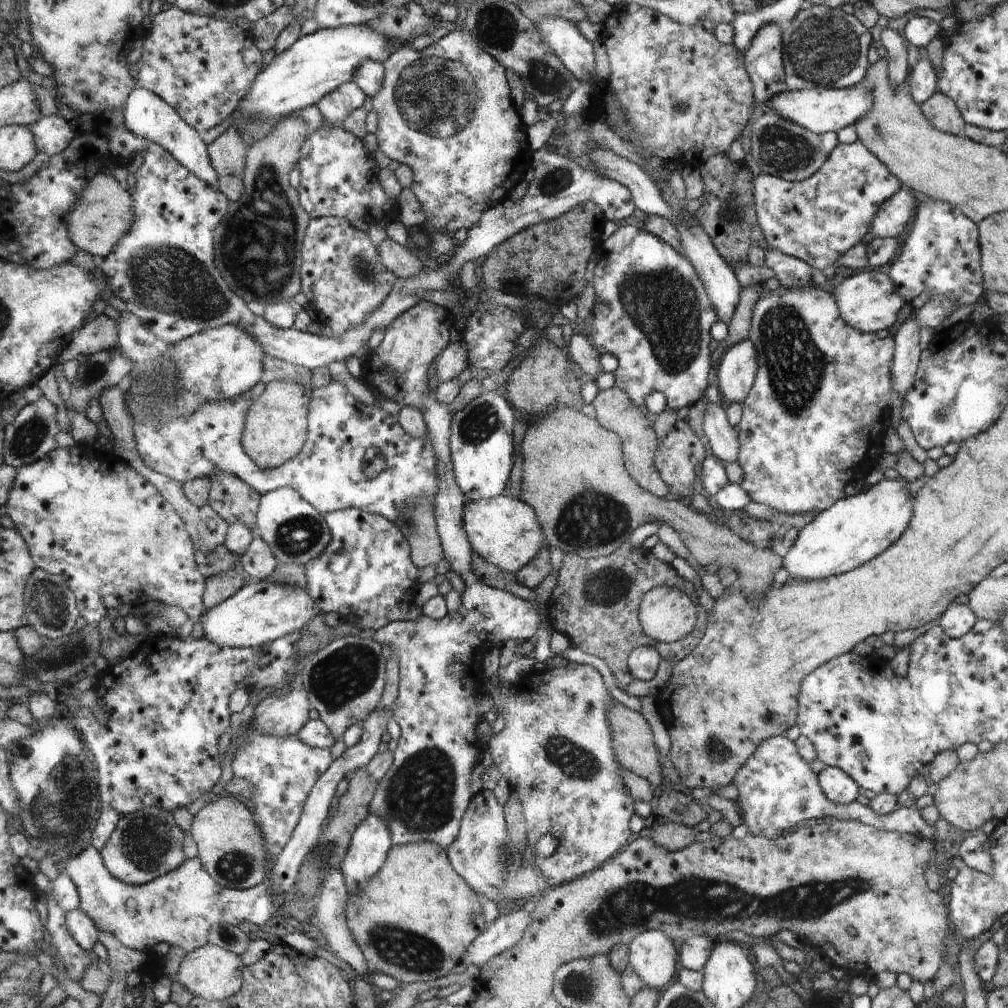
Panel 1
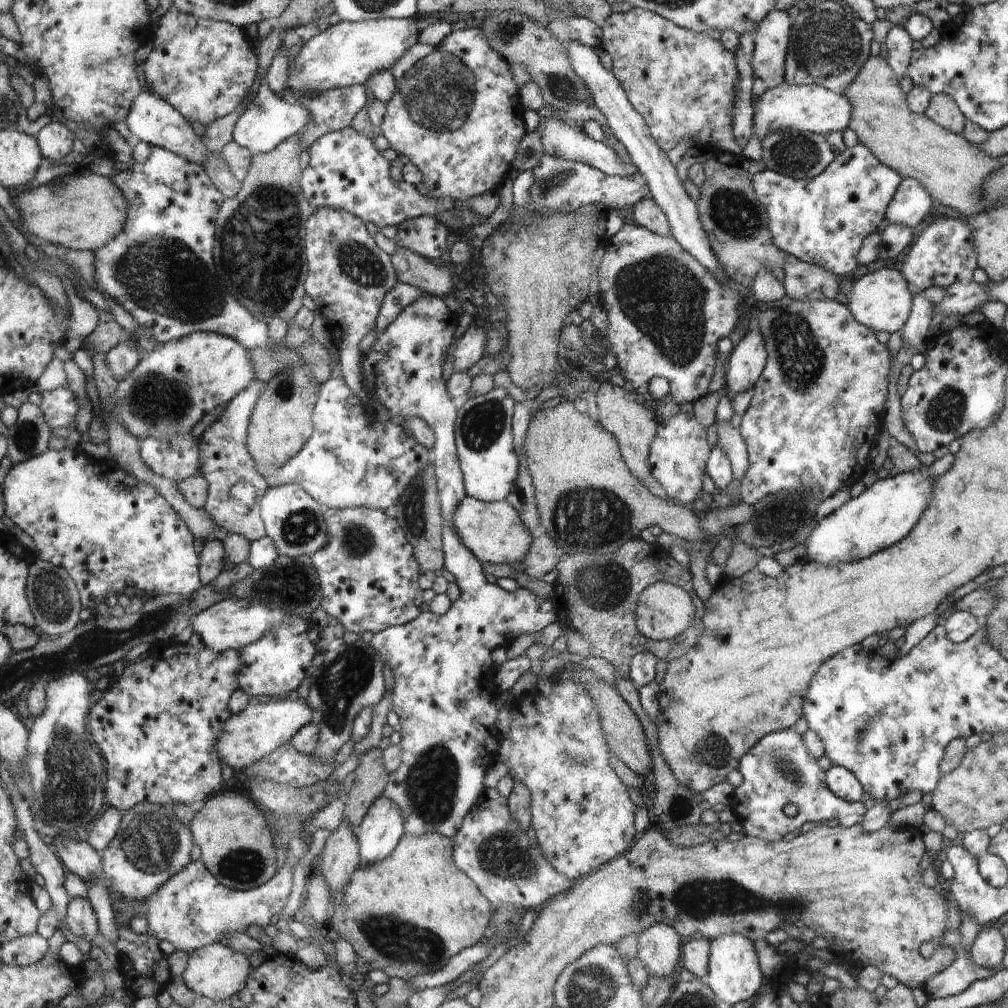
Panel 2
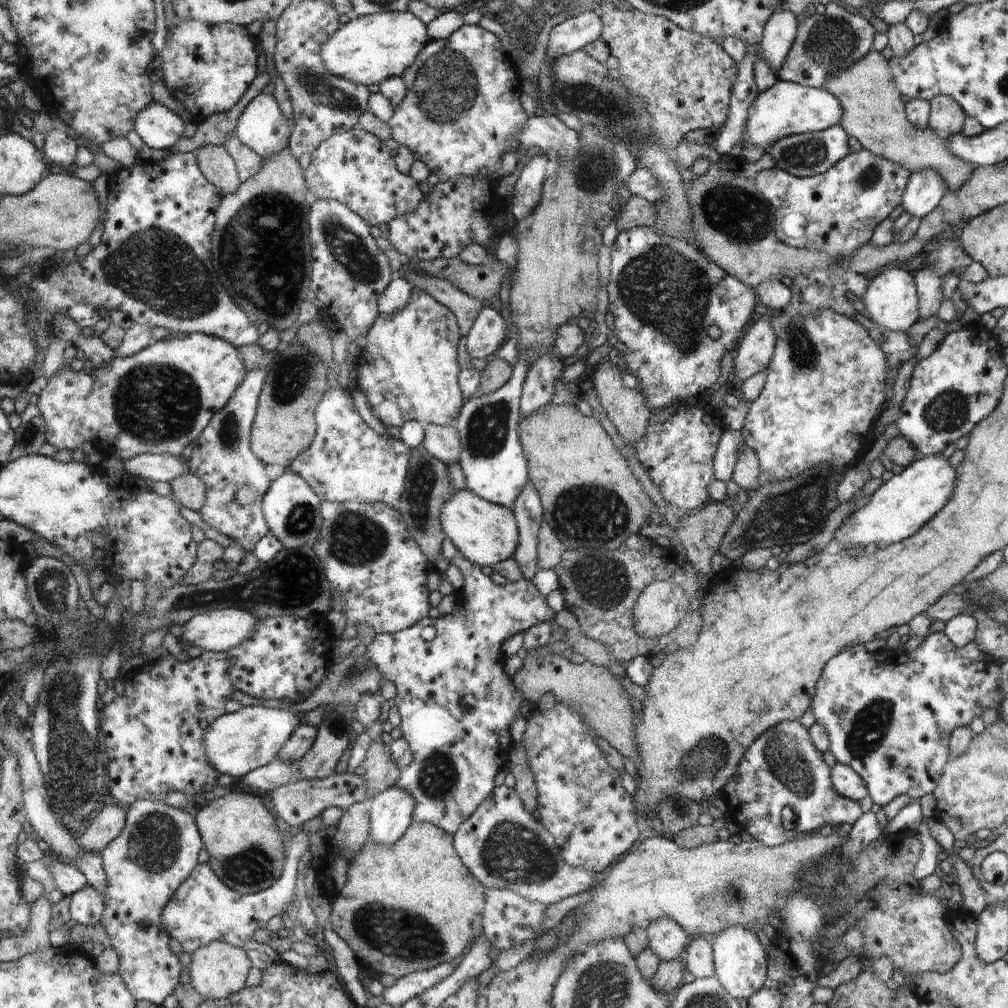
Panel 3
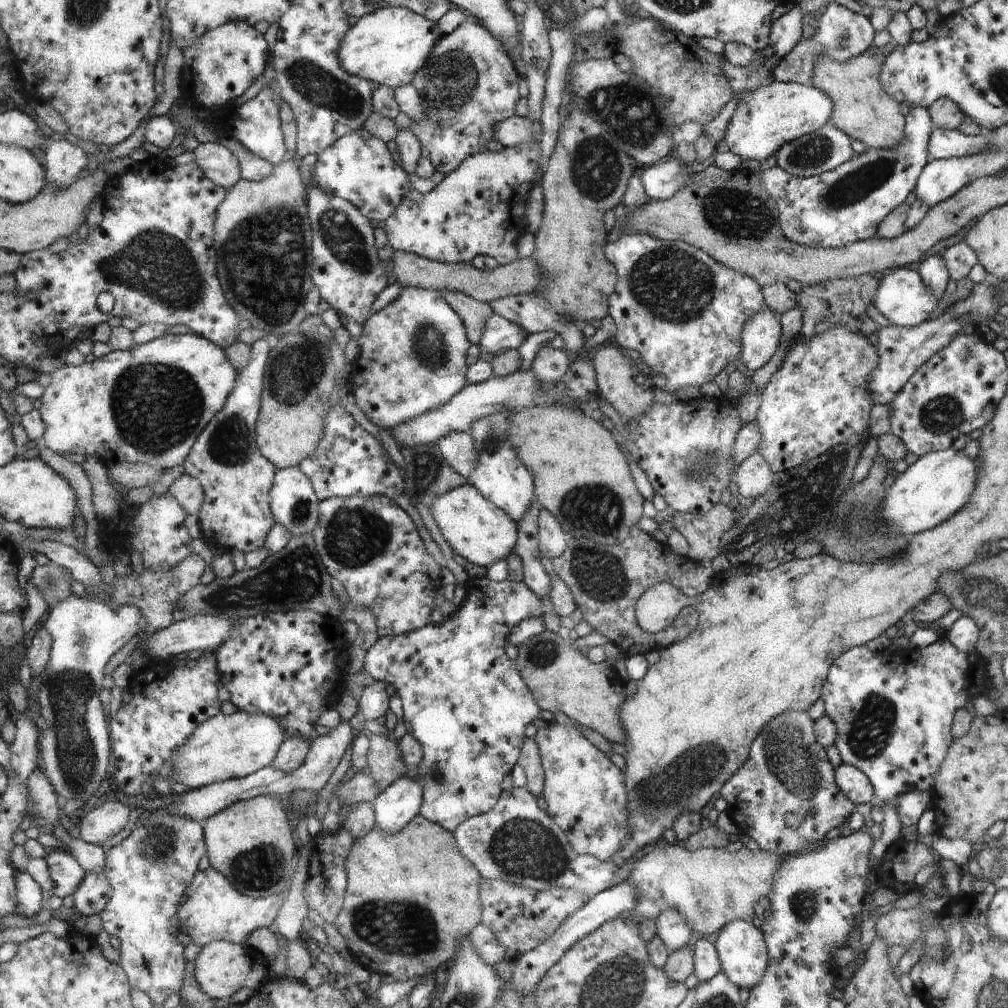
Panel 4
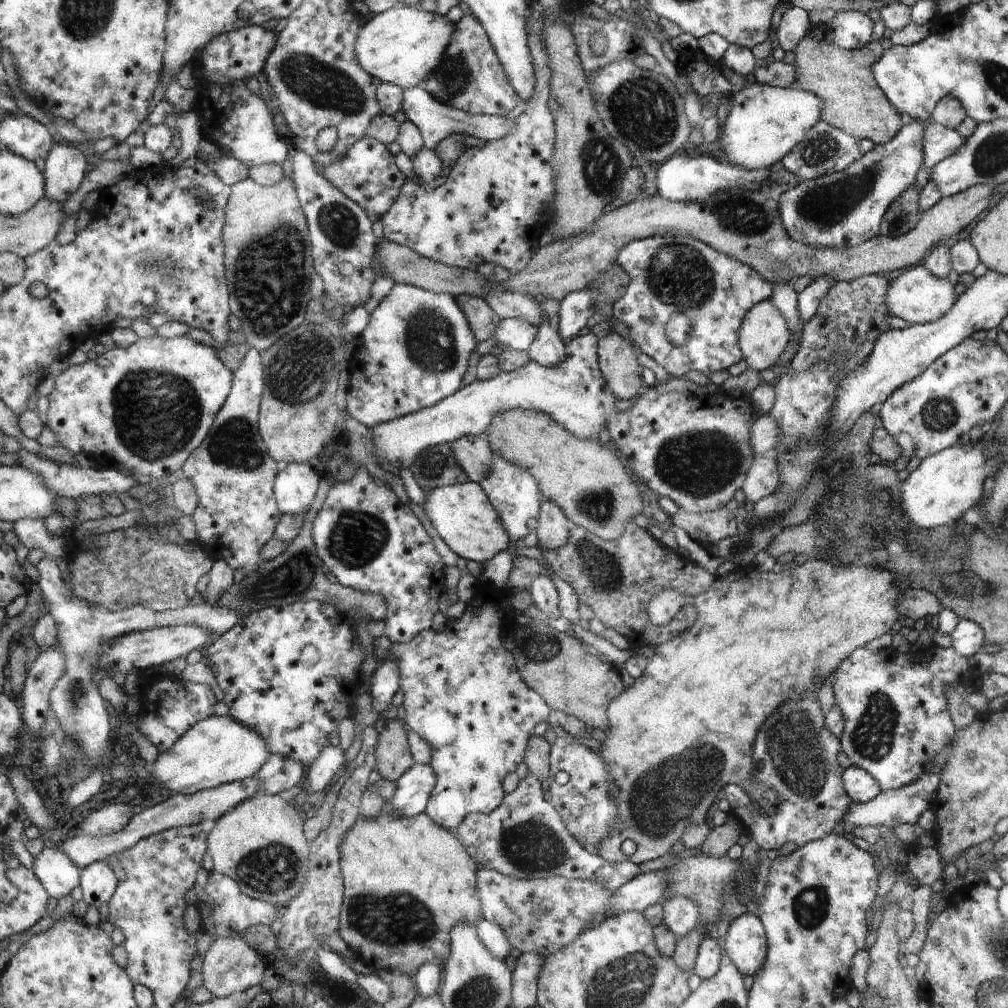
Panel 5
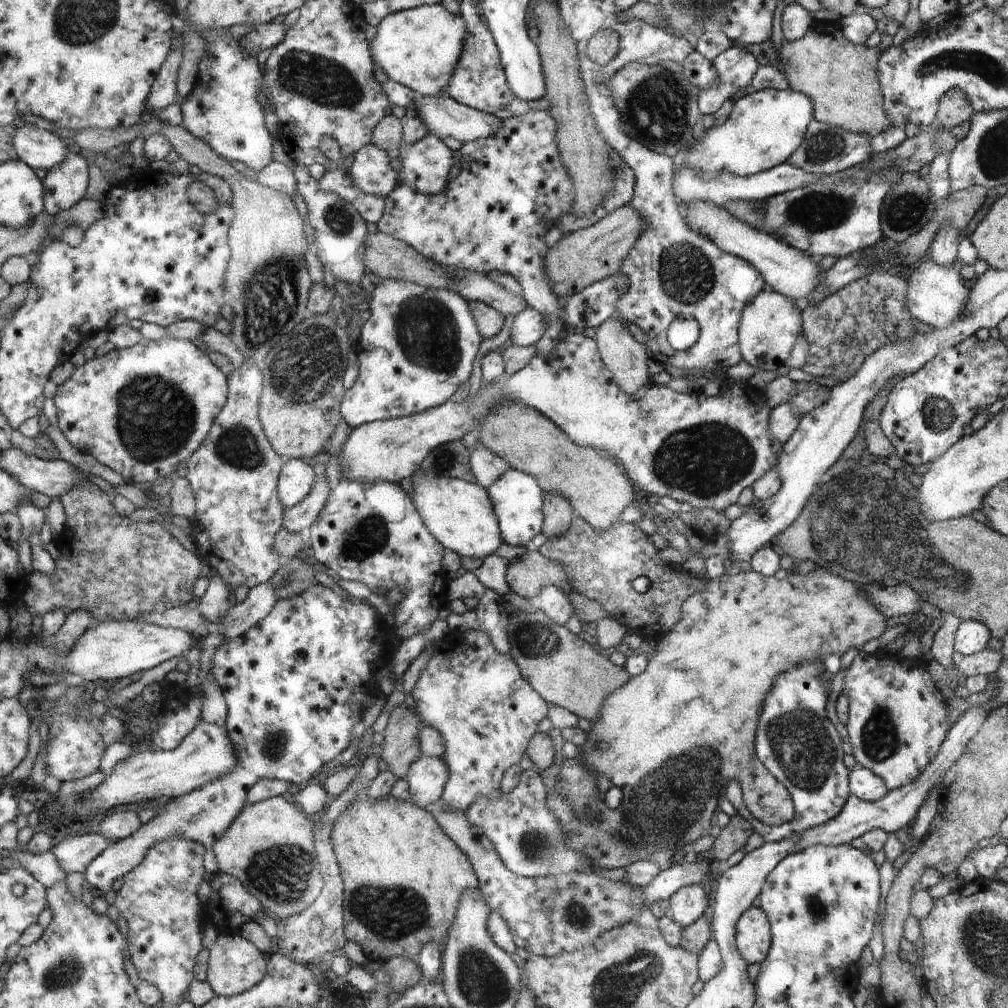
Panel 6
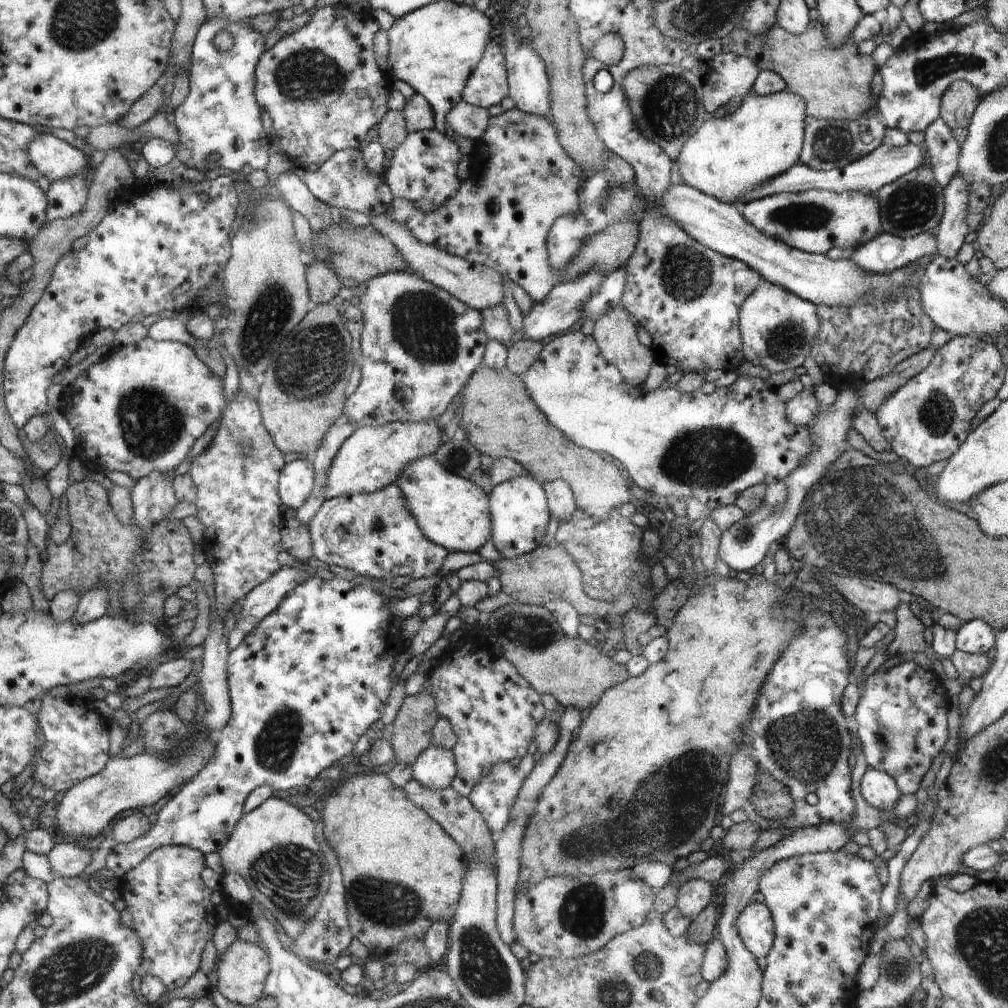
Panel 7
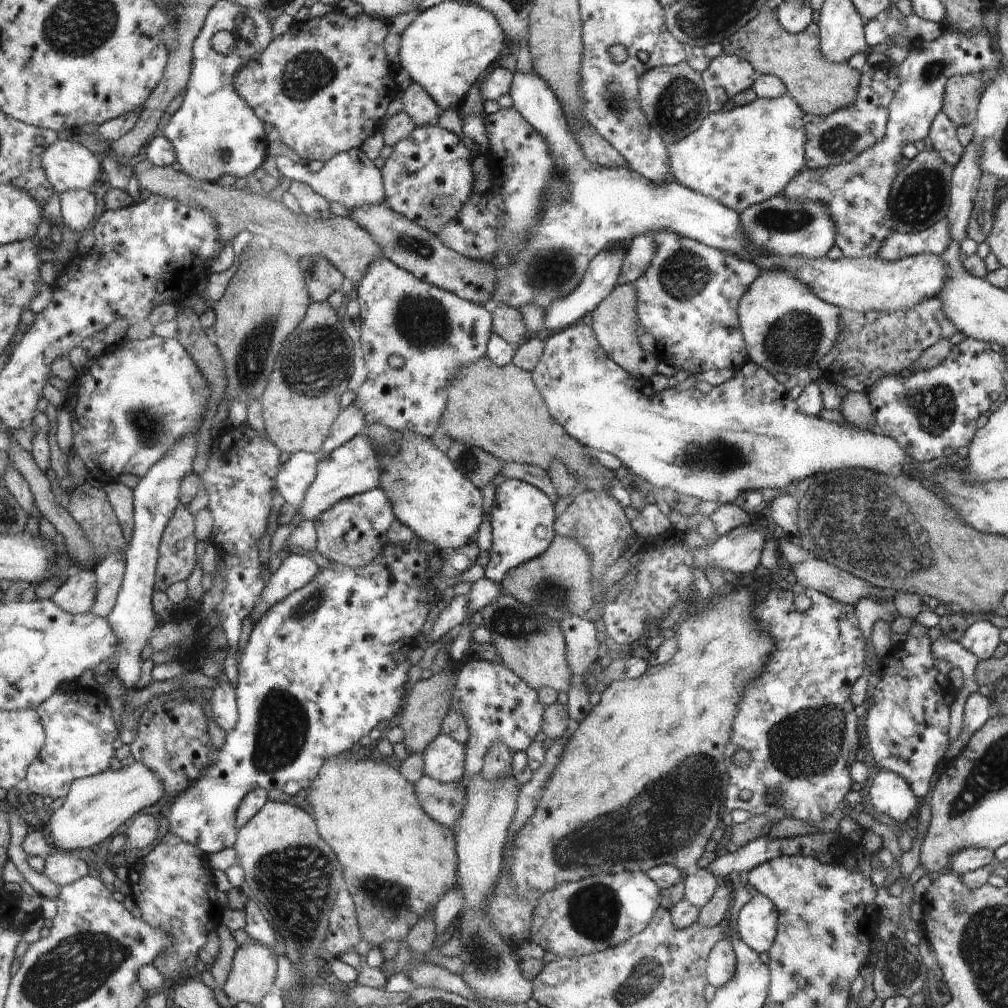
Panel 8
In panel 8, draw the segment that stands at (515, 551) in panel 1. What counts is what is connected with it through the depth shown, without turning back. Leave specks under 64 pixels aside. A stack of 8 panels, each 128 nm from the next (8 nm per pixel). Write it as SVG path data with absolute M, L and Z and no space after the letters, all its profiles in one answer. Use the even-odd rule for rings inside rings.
M382 423L364 425L362 435L374 442L380 468L379 487L384 489L395 516L426 544L442 552L462 548L475 540L482 522L482 492L444 456L431 438L388 428Z

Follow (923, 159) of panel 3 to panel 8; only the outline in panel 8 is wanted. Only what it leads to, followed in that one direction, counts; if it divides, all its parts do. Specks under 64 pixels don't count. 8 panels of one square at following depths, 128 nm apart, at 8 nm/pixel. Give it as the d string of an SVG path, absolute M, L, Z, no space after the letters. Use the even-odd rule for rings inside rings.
M764 6L740 30L737 30L731 37L725 38L721 45L724 55L738 55L745 58L757 74L779 77L787 87L786 94L796 100L805 115L825 117L850 107L856 100L861 72L853 70L848 63L832 63L823 56L818 24L811 24L806 32L792 34L779 23L778 12Z

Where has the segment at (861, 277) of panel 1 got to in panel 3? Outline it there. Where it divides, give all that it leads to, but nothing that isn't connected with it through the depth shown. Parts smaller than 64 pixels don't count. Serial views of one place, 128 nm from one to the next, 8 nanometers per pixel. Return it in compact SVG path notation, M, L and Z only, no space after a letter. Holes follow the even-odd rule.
M888 268L874 278L868 280L868 288L864 292L863 303L866 316L862 320L868 325L874 323L881 329L906 331L919 321L919 294L915 285L914 274L902 268ZM867 317L870 320L867 320Z

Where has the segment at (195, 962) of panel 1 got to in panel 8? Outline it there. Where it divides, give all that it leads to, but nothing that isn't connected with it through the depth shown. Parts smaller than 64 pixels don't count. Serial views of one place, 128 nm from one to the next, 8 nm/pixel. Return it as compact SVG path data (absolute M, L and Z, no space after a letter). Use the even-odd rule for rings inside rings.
M260 943L237 947L234 968L224 988L234 1005L247 1002L258 1006L275 989L276 960L278 955Z

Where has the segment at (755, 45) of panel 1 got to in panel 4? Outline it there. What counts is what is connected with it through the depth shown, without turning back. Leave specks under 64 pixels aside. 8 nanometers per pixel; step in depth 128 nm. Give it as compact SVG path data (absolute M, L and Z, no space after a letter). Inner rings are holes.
M796 5L785 7L778 15L770 36L774 53L780 58L789 55L802 38L802 12Z

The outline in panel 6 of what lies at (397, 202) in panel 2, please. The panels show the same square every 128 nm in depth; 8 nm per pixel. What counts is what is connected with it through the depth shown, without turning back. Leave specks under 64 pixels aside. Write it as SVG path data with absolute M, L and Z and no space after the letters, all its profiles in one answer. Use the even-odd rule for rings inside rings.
M368 144L368 147L360 148L350 159L350 178L364 194L386 198L396 188L398 174L390 166L386 151L376 144Z

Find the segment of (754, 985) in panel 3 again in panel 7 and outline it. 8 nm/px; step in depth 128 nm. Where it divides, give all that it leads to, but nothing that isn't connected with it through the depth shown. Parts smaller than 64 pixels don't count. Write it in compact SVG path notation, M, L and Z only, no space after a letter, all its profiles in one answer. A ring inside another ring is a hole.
M752 900L738 918L738 931L743 943L756 958L768 955L775 940L771 909L764 902Z

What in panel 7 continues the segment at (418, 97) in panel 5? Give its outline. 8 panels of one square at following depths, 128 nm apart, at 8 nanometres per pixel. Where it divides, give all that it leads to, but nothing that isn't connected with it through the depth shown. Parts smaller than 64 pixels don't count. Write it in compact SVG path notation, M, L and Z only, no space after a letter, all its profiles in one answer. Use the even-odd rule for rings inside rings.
M460 101L452 107L445 121L456 134L476 141L486 132L490 117L488 109Z

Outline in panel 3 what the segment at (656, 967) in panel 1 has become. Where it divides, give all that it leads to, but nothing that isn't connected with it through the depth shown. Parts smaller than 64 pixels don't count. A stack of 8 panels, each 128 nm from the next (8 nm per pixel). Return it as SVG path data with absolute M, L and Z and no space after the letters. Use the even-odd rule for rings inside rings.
M664 916L646 929L648 947L660 961L681 960L680 954L686 948L686 934L680 928L672 918Z

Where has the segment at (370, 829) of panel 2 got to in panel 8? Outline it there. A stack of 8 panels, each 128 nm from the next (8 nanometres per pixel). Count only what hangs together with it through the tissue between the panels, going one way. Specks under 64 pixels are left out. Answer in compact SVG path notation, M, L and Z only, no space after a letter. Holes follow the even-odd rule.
M440 734L423 752L424 775L443 783L460 782L466 771L466 748L447 734Z

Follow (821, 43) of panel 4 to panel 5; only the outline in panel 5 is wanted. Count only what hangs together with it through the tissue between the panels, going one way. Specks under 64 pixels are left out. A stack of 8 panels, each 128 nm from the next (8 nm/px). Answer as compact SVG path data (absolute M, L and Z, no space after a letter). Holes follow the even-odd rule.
M836 11L834 19L828 26L834 48L854 50L867 47L872 38L874 22L862 12ZM789 57L781 62L766 58L753 71L756 81L772 87L793 87L796 85L797 69L793 58Z

